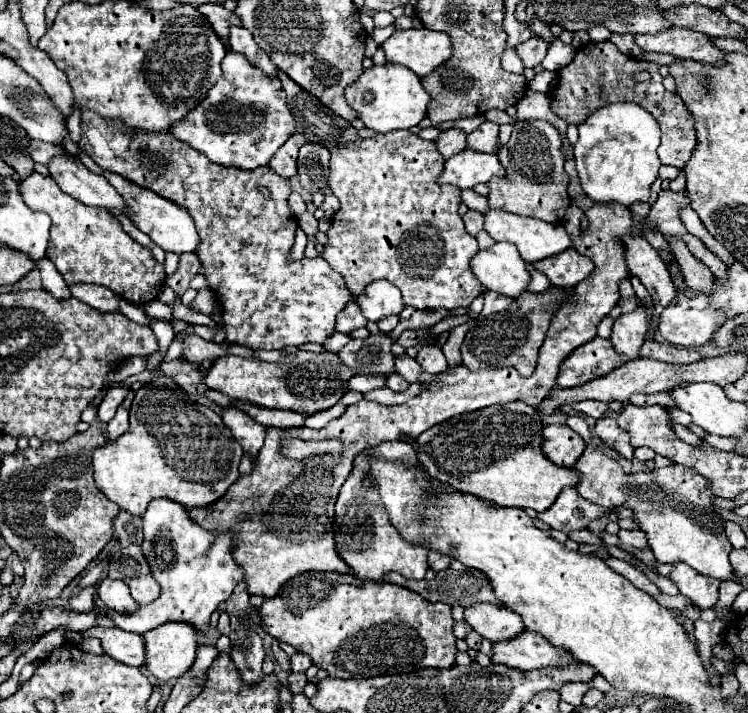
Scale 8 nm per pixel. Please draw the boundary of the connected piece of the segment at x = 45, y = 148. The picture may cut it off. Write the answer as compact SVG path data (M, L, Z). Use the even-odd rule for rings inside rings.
M30 140L28 152L30 152L32 160L40 162L40 164L48 164L52 156L66 154L66 150L62 146L58 146L58 144L46 144L46 142L38 142L38 140Z

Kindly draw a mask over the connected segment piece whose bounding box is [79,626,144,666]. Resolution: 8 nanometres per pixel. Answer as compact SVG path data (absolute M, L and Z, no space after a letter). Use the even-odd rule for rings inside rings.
M96 626L92 630L79 632L79 634L83 639L100 638L104 654L116 662L122 662L128 666L142 666L144 664L144 640L140 634L126 632L116 626L112 626L112 628Z

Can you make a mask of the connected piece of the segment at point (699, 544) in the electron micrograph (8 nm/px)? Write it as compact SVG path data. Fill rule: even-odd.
M590 432L580 434L586 442L586 450L576 462L576 472L580 476L578 492L600 506L608 508L628 508L634 512L634 522L648 538L648 546L652 548L658 562L684 562L692 566L696 572L728 580L732 576L732 564L728 554L732 550L730 540L724 534L706 532L702 528L702 520L724 520L714 508L714 494L710 492L710 480L694 472L692 468L684 468L680 464L672 464L668 468L656 468L636 474L626 474L624 468L610 456L602 452L598 444L590 438Z

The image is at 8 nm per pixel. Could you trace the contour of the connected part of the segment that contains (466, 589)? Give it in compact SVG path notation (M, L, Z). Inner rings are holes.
M452 560L450 566L434 576L432 582L428 580L408 580L400 574L388 574L384 578L386 582L394 582L398 586L406 586L420 596L424 596L428 602L448 602L450 606L470 606L476 602L490 602L496 606L502 606L488 580L482 576L482 572L474 568L466 568L458 560Z

